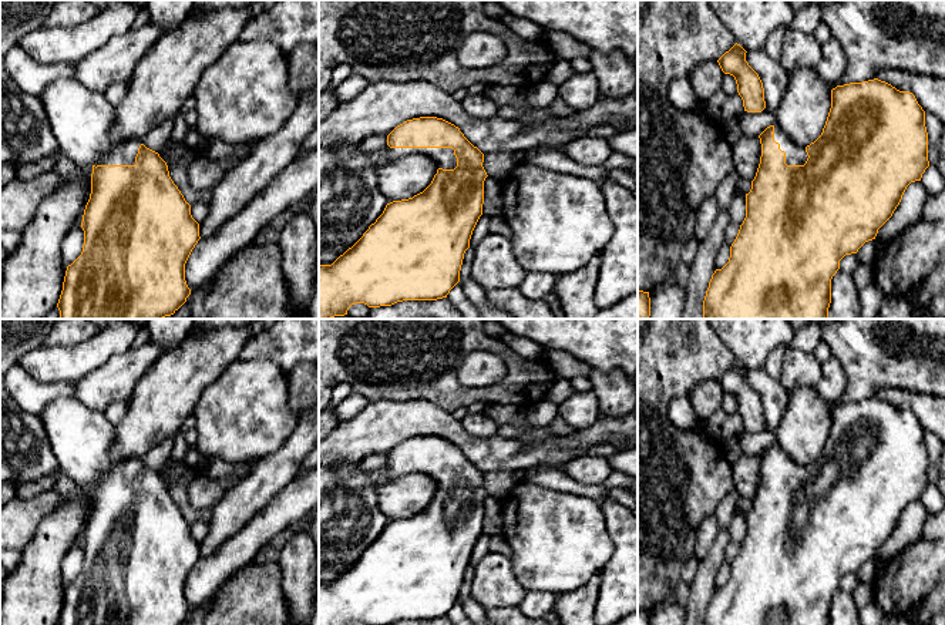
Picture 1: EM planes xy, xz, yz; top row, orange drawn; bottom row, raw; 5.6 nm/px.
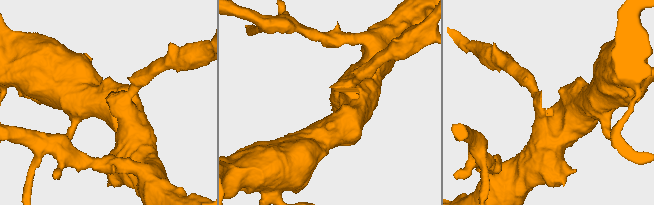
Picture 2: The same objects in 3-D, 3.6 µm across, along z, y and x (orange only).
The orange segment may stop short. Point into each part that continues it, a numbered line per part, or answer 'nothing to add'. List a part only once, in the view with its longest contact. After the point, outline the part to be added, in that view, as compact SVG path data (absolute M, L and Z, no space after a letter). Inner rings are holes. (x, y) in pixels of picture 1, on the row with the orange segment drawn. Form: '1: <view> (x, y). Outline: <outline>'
1: xz (444, 158). Outline: M389 148L387 159L396 159L411 154L421 154L433 159L438 168L454 169L457 158L453 148Z

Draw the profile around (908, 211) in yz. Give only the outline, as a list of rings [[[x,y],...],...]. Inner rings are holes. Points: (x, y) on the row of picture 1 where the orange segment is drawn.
[[[921,181],[911,182],[892,216],[878,229],[877,235],[887,242],[901,235],[907,228],[921,219],[926,196]]]

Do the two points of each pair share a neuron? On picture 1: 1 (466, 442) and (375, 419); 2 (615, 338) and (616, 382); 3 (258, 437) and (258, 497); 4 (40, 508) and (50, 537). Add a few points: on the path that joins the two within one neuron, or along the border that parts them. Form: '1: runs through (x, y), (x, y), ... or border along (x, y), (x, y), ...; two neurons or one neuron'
1: runs through (443, 424), (433, 420), (397, 420); one neuron
2: border along (592, 368), (602, 370), (619, 369), (622, 372); two neurons
3: border along (286, 440), (275, 452), (252, 463); two neurons
4: border along (63, 499), (44, 517), (26, 547); two neurons

